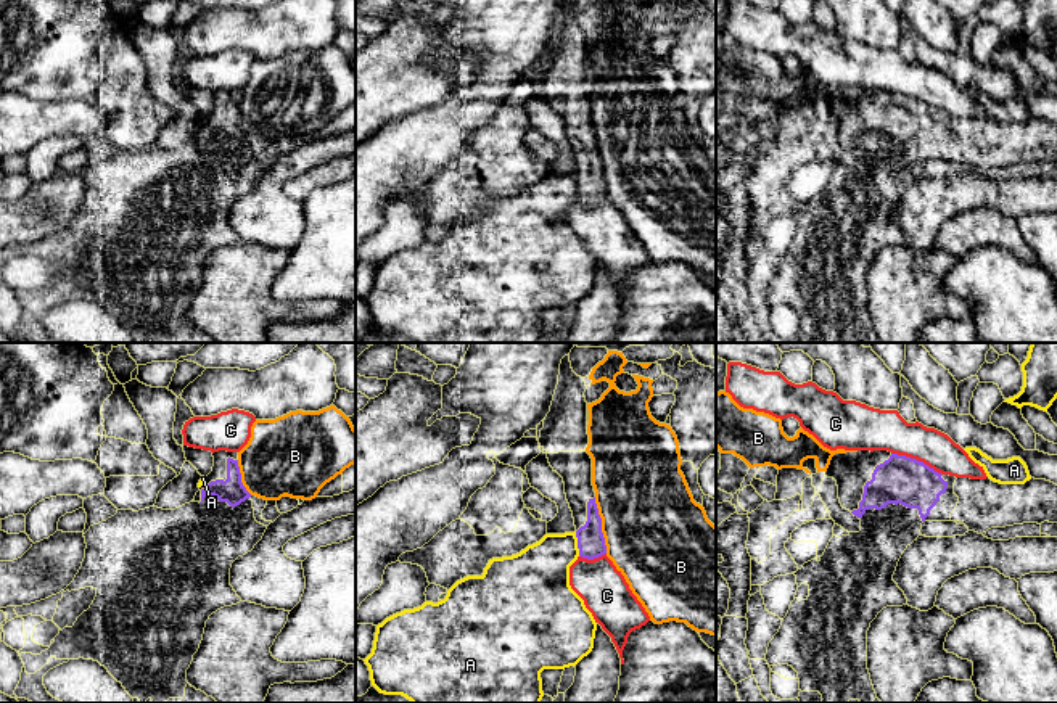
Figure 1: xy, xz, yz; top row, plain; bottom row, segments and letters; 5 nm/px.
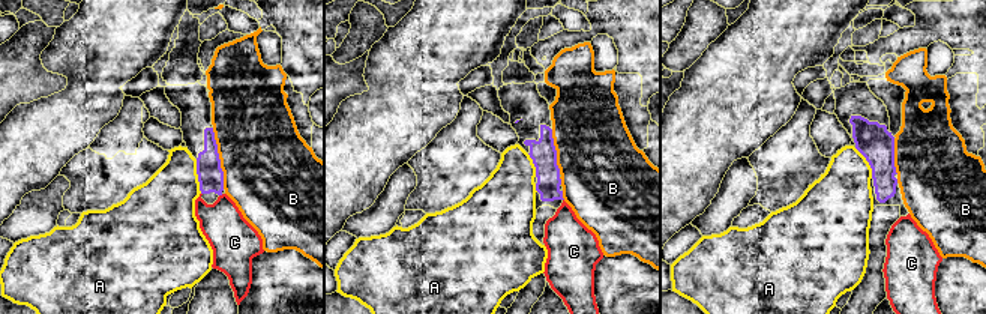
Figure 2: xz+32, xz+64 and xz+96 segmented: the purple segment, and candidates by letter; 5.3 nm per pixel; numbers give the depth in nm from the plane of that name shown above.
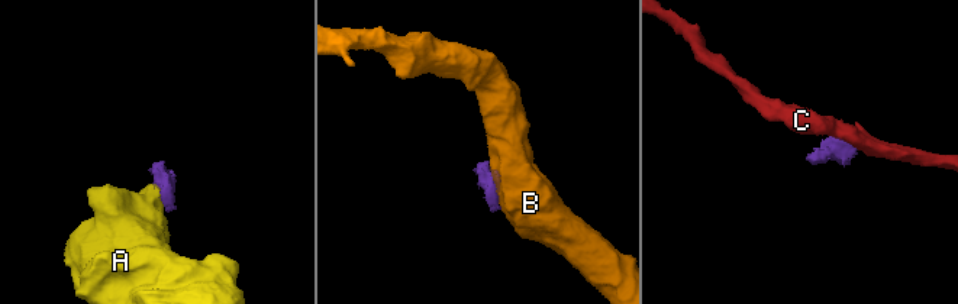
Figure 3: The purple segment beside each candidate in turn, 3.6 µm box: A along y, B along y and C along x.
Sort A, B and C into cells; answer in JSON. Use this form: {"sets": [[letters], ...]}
{"sets": [["A"], ["B"], ["C"]]}

